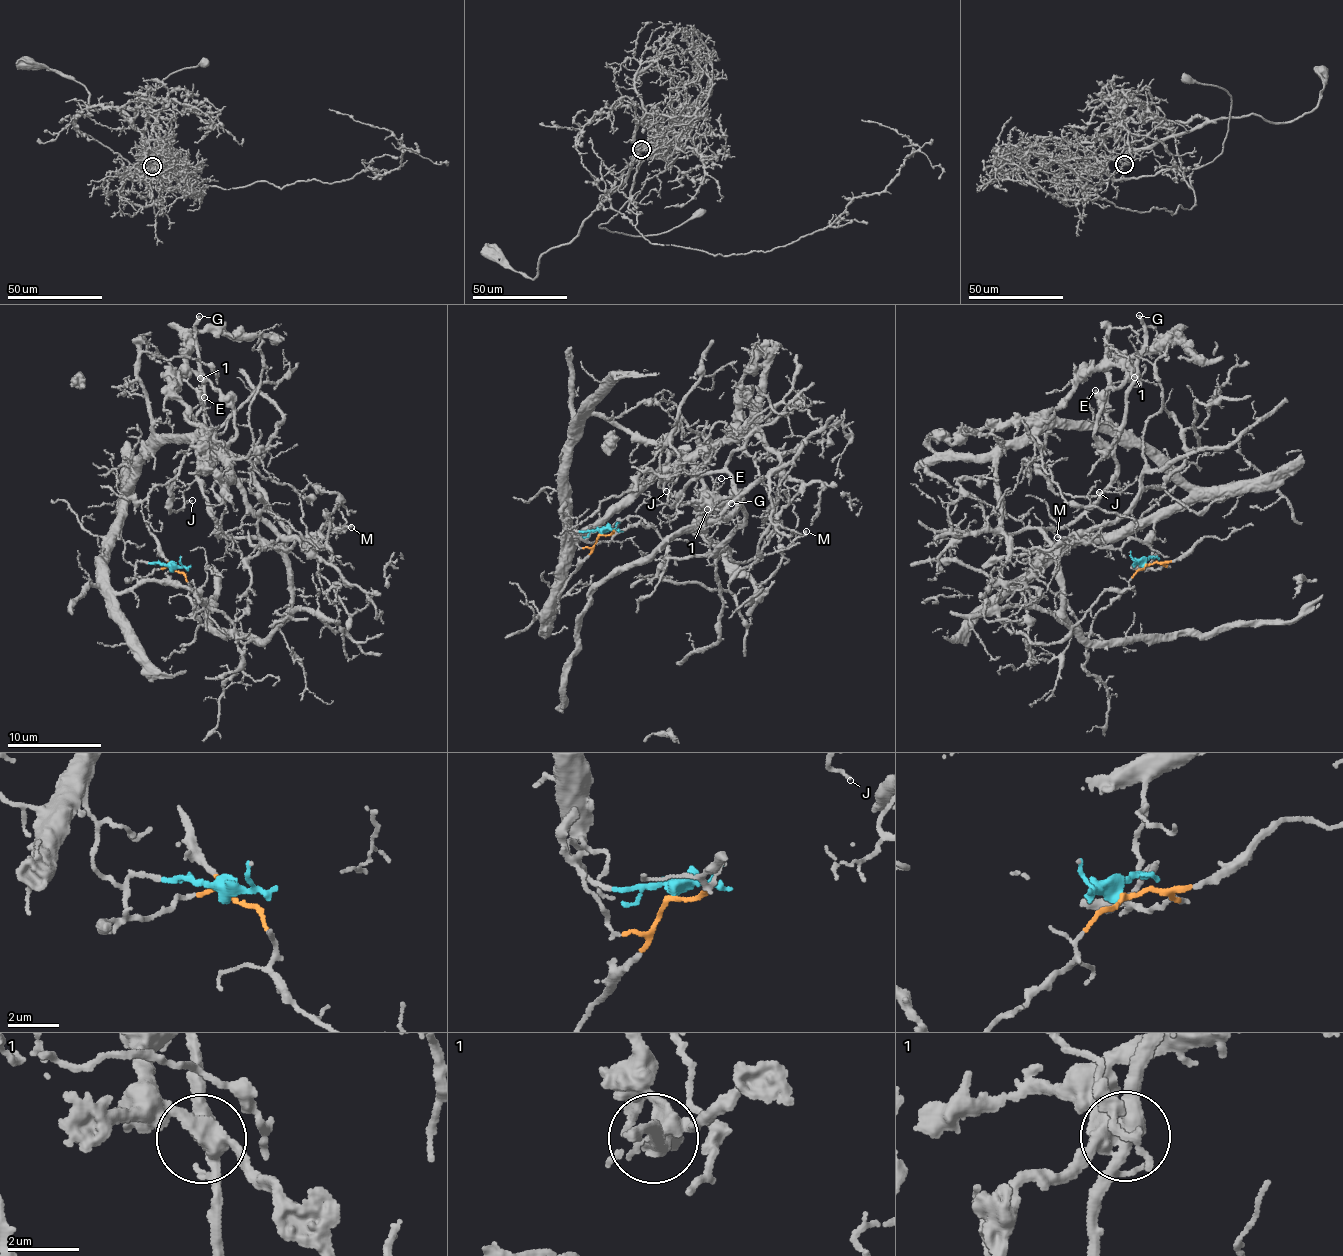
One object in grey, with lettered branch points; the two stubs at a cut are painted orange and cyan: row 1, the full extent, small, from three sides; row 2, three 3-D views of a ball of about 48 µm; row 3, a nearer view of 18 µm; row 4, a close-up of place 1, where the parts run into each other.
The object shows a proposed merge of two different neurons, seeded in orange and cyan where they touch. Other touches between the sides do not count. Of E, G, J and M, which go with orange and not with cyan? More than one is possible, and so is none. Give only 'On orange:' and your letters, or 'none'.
On orange: E, G

